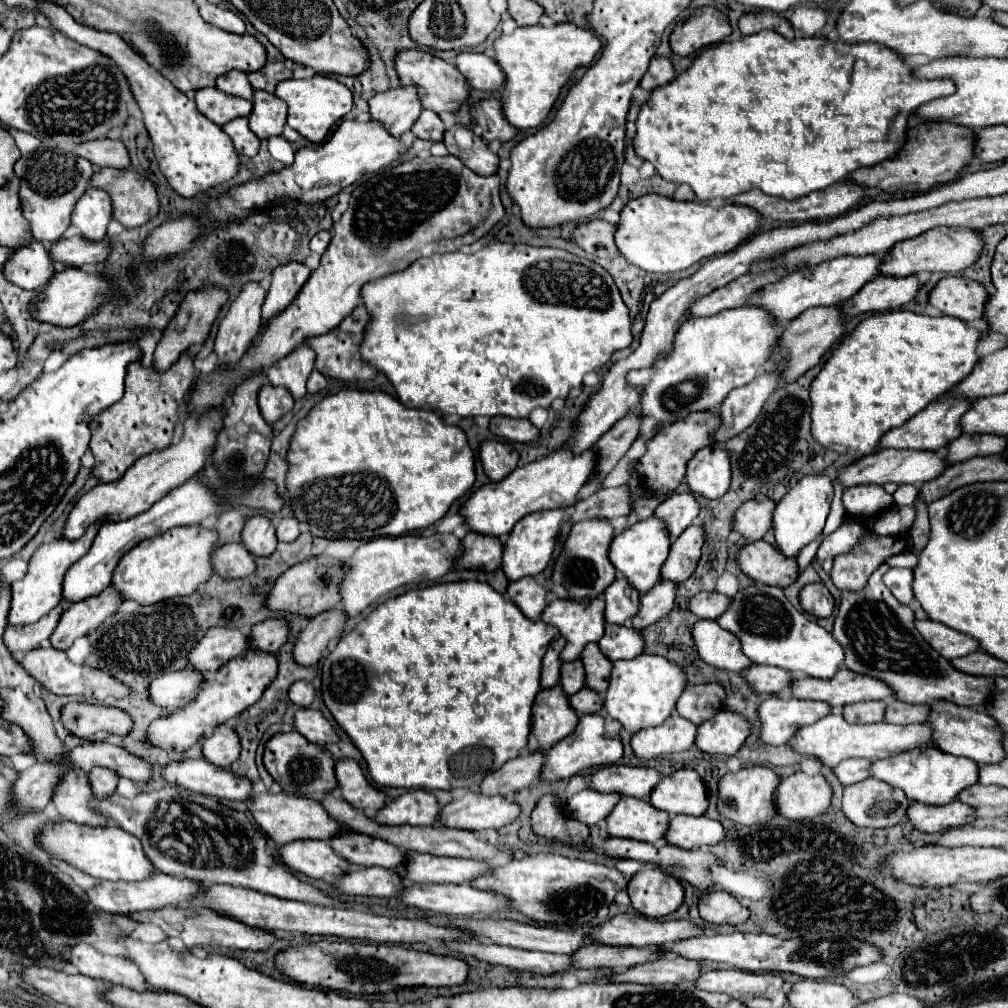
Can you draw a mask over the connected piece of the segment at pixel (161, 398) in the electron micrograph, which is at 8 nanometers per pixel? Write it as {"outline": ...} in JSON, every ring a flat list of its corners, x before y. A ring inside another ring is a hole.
{"outline":[[189,352,165,372,157,372,153,366,143,366,139,360,127,368,125,378,125,396,117,404,105,408,97,414,91,424,91,452,95,458,93,476,101,482,119,480,125,470,141,456,165,450,173,440,175,420,179,406,185,402,185,396,195,380,195,366]]}

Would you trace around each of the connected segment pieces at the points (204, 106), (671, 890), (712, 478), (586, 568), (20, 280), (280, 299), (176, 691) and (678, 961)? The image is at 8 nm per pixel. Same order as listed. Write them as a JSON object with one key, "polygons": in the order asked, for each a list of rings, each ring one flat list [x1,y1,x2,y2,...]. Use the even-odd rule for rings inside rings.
{"polygons":[[[201,88,197,90,195,104,203,116,207,116,217,126,227,124,233,118,249,116,253,104,243,98,235,98,219,92,217,88]],[[643,870,629,880,631,906,647,918,663,918,673,914,685,900,679,880,661,870]],[[719,444,699,450,687,464,687,482,695,494,721,498,731,484,729,454]],[[605,518,577,522,565,542,565,548,555,560,555,568,551,576,553,580,551,592,557,598,569,598,569,600,591,600,593,596,605,592,605,588,615,580,617,574,617,570,609,560,609,546,613,536,615,536,613,526]],[[33,242,25,248,19,248,9,256,3,268,5,278,25,290,43,288,53,276,53,262,49,250,41,242]],[[291,262,285,266,279,266,273,270,273,280,271,280,271,288,267,292,265,304,263,304,263,320,261,320,261,328,277,314,281,314,299,294,299,290,303,288,303,284,309,278,309,270,307,266,299,264,299,262]],[[195,668,165,672,151,682,149,698,153,704,165,706,165,708,179,708,189,704,197,696,203,680,205,676]],[[665,956,653,962,637,964,627,968,625,972,613,974,611,982,635,982,635,984,681,984,693,982,701,976,701,964,681,958,681,956]]]}

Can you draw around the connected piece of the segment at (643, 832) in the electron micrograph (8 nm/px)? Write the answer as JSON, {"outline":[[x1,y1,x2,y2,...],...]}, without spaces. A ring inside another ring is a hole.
{"outline":[[621,798,613,812,607,816,607,832,609,836,663,844,669,820,669,814,653,808,649,800]]}

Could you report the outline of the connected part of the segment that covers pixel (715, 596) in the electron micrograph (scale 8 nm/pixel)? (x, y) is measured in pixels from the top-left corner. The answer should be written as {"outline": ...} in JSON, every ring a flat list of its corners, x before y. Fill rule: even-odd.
{"outline":[[699,592,691,598,689,610,699,618,715,620,717,616,721,616,721,612,725,612,725,608,729,608,729,600,729,596,723,596,719,592]]}

